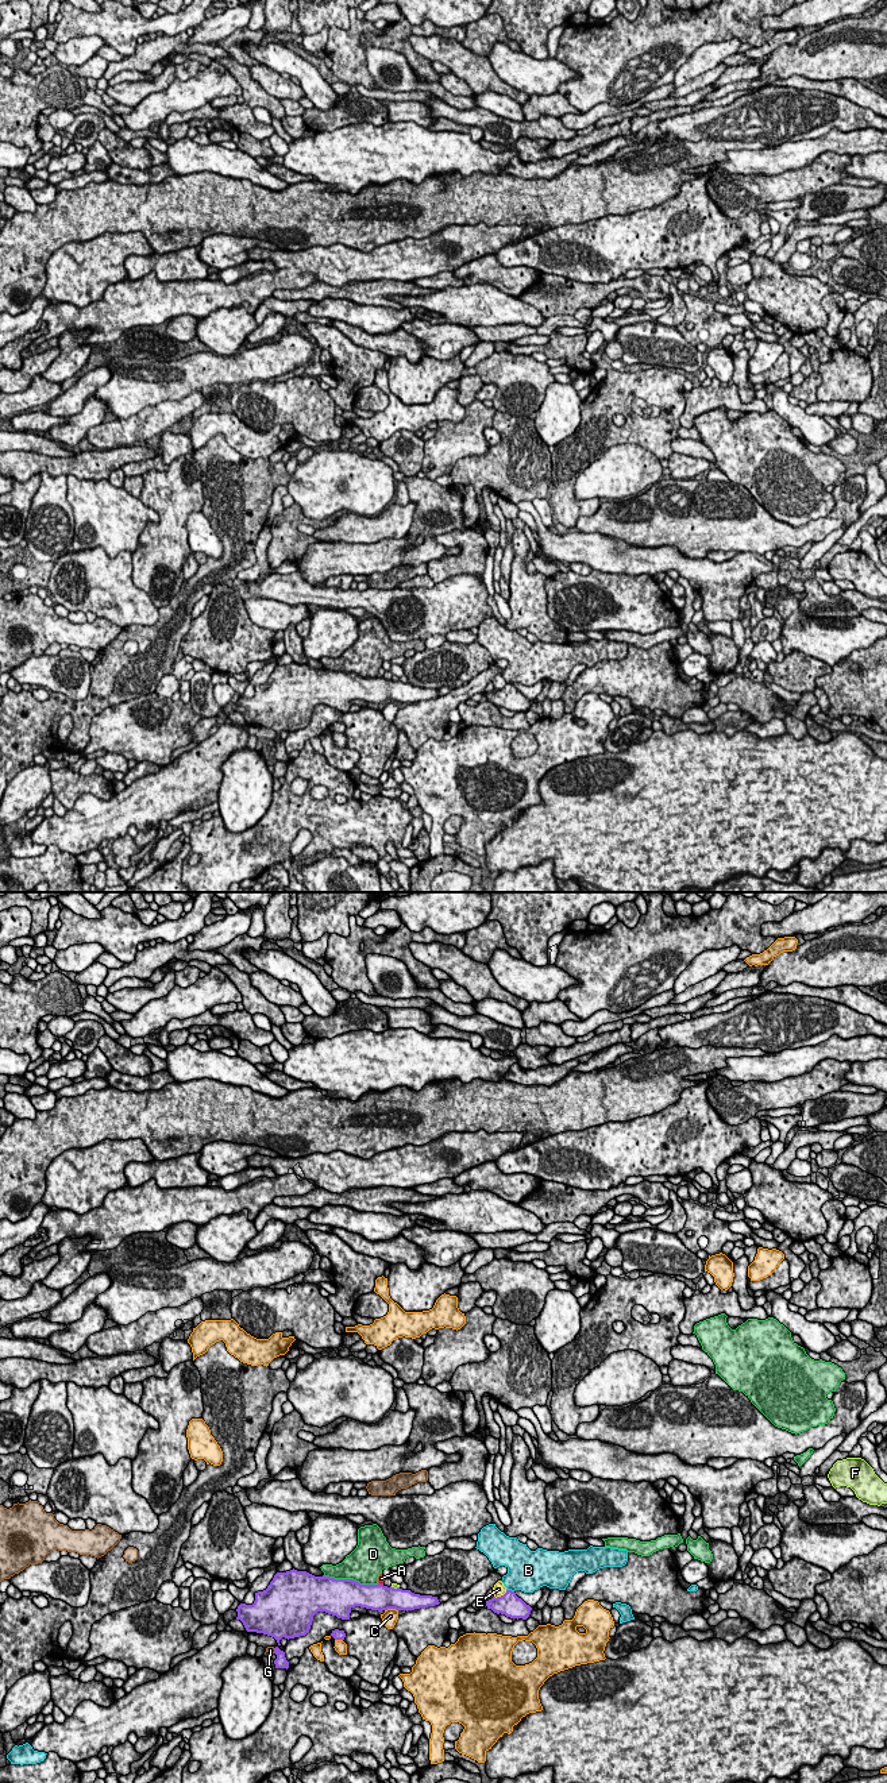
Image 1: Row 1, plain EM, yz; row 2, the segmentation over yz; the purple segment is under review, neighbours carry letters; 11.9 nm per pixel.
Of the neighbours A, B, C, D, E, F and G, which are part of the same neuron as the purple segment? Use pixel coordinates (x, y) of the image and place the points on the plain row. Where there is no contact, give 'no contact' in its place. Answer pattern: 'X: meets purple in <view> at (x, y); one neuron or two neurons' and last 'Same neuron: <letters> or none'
A: meets purple in yz at (381, 678); two neurons
B: meets purple in yz at (511, 683); two neurons
C: meets purple in yz at (390, 701); two neurons
D: meets purple in yz at (351, 672); two neurons
E: meets purple in yz at (501, 689); two neurons
F: meets purple in yz at (393, 680); two neurons
G: meets purple in yz at (276, 744); two neurons
Same neuron: none

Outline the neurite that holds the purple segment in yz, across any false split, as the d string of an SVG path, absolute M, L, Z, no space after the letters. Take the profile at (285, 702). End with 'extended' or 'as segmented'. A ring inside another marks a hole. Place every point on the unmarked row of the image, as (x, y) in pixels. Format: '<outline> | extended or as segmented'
M290 663L277 665L266 683L255 686L252 698L240 696L236 702L238 710L247 725L271 729L278 738L282 730L294 732L305 729L317 705L325 705L342 713L350 713L351 702L355 699L371 703L414 703L439 698L437 690L414 687L400 680L383 678L360 678L354 672L335 672L329 669L315 669L306 664Z | as segmented

